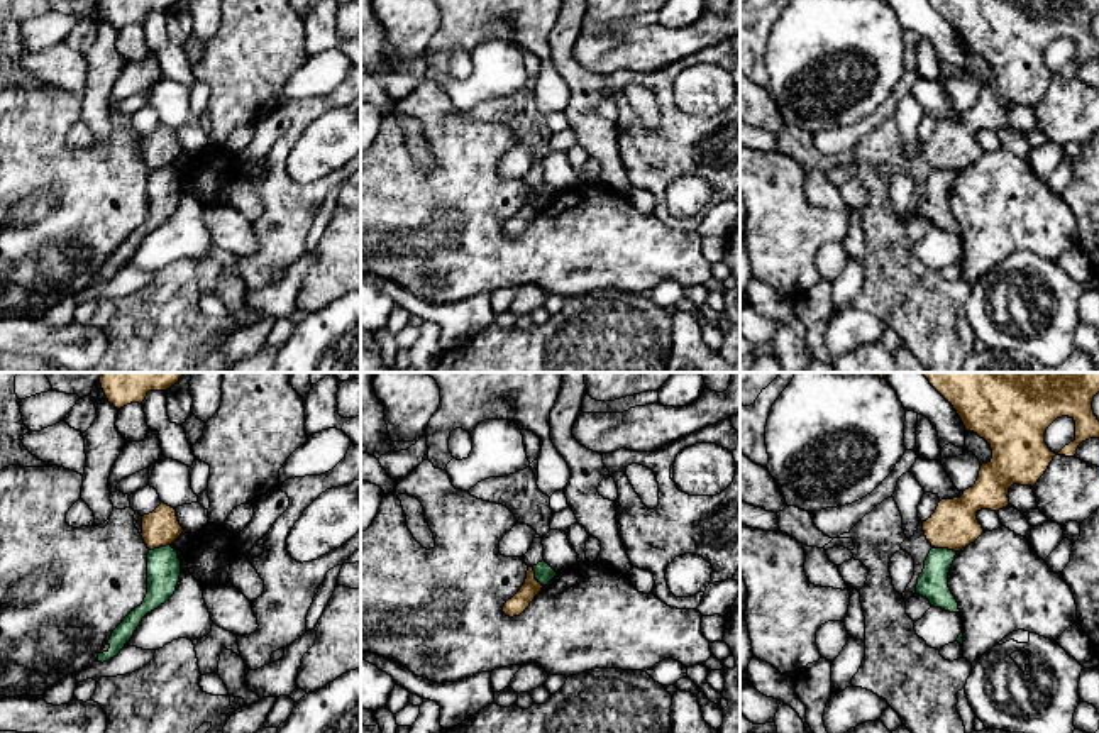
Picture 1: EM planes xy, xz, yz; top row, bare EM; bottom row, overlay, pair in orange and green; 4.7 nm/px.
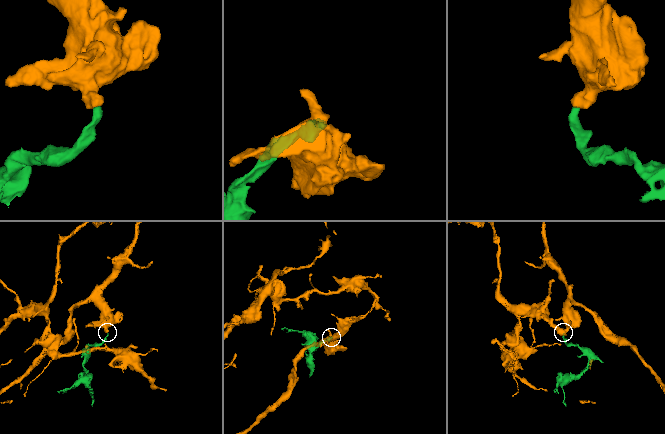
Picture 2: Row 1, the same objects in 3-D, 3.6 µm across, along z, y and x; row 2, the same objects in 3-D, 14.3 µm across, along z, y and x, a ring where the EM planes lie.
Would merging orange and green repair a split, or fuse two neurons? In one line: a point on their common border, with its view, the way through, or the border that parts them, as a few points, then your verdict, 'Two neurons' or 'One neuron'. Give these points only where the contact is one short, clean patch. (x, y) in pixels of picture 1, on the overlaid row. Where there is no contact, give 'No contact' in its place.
Touches orange at yz (945, 547). Boundary: yz (933, 545), (955, 552). Two neurons

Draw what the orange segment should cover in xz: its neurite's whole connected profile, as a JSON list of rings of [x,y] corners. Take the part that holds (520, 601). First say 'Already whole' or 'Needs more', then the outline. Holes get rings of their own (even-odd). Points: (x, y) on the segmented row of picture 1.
Already whole. [[[528,567],[525,584],[511,599],[505,603],[503,613],[510,618],[520,616],[542,591],[542,587],[544,586],[535,579],[533,567]]]

